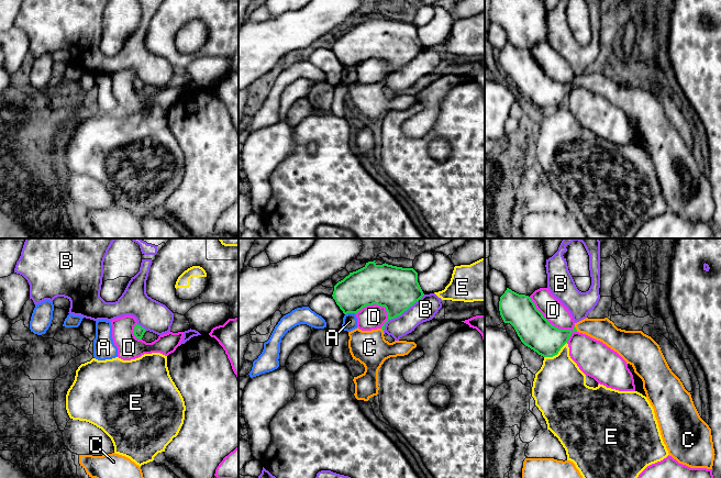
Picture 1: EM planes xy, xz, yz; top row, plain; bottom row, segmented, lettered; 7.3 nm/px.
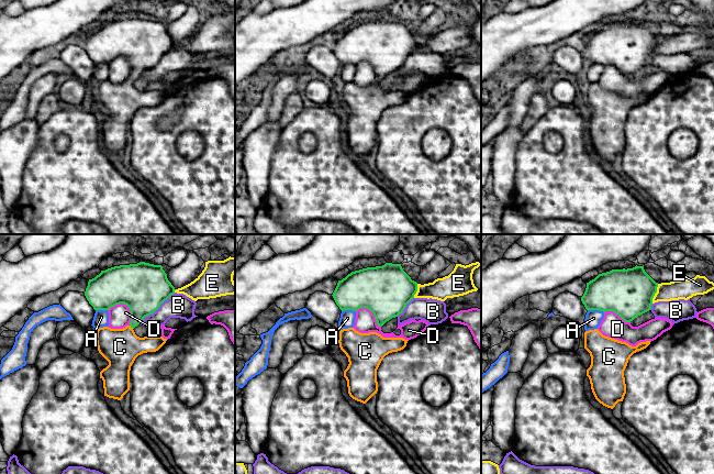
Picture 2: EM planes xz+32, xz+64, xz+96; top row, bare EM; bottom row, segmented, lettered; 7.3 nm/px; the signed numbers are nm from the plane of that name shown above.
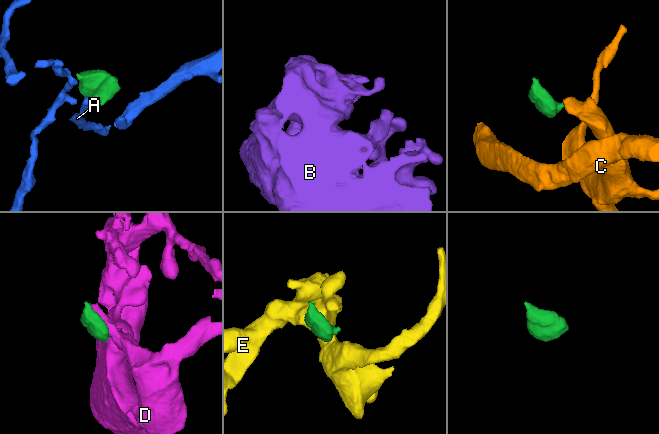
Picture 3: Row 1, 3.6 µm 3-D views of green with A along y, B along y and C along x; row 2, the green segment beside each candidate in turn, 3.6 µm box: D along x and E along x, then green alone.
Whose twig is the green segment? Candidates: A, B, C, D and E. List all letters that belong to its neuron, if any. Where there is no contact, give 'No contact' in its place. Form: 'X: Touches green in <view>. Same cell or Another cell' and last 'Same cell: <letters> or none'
A: Touches green in xz. Another cell
B: Touches green in xz. Another cell
C: Touches green in yz. Same cell
D: Touches green in yz. Another cell
E: Touches green in yz. Another cell
Same cell: C

